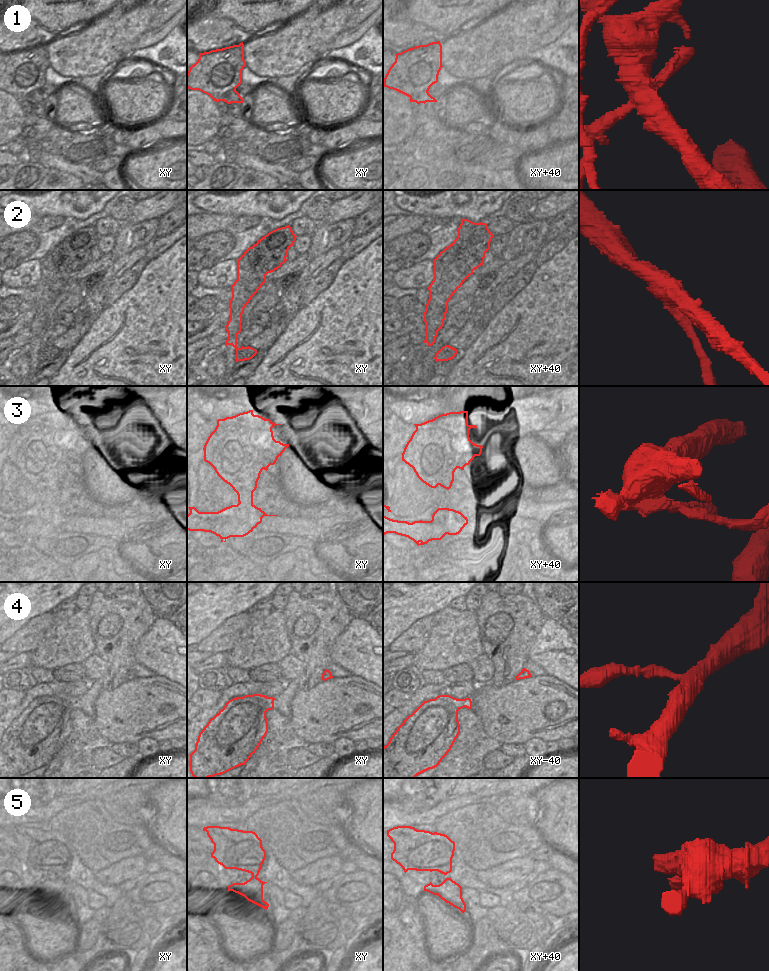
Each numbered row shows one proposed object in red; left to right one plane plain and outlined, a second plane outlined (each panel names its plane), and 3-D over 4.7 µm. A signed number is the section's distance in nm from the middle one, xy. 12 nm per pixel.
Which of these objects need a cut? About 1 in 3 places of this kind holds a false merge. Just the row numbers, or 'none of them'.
1, 3

